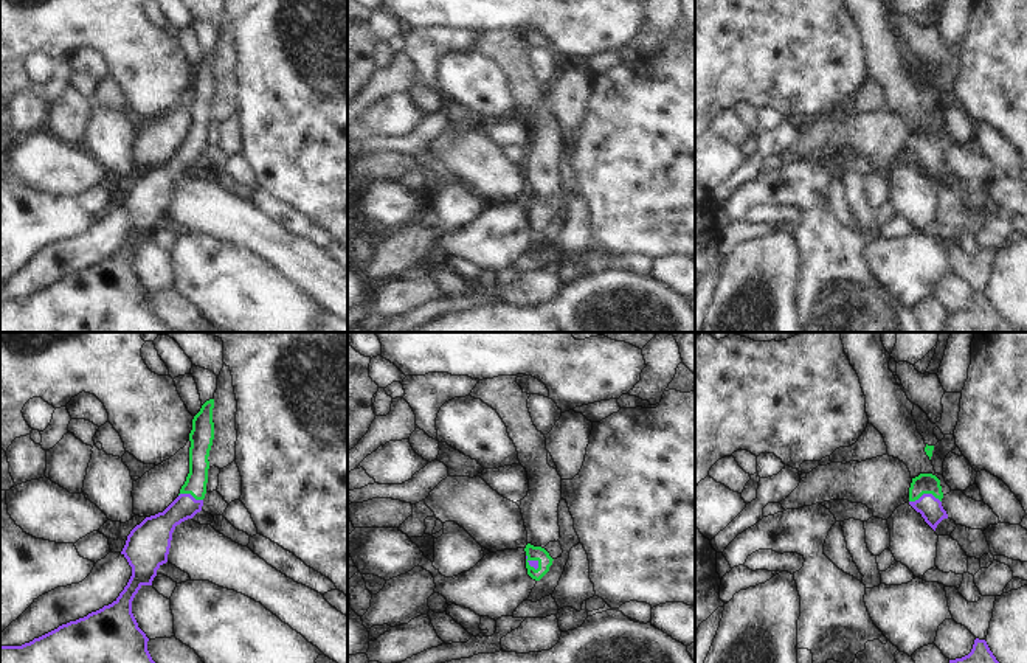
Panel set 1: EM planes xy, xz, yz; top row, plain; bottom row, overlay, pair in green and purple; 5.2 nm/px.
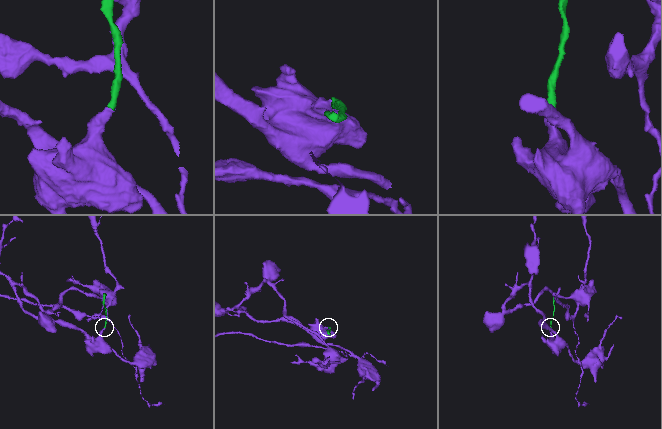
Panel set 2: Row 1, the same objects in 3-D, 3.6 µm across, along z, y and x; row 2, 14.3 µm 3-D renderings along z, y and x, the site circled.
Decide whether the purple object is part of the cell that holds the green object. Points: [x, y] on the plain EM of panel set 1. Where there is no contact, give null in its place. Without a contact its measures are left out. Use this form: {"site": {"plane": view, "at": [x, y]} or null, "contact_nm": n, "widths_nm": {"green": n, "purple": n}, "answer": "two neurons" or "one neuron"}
{"site": {"plane": "yz", "at": [925, 145]}, "contact_nm": 170, "widths_nm": {"green": 110, "purple": 120}, "answer": "one neuron"}

